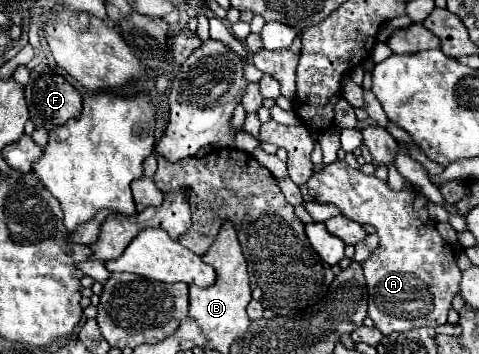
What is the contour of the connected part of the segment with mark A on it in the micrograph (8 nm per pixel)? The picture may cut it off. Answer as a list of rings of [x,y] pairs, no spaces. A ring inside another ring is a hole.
[[[336,160],[314,172],[308,180],[308,188],[320,194],[320,202],[338,206],[346,220],[372,224],[376,228],[380,244],[372,256],[362,262],[362,270],[370,298],[368,316],[382,334],[388,336],[392,332],[446,324],[448,308],[458,292],[460,270],[450,244],[442,240],[434,220],[430,220],[428,232],[428,198],[420,190],[410,186],[402,192],[390,192],[386,182],[350,168],[344,160]]]

